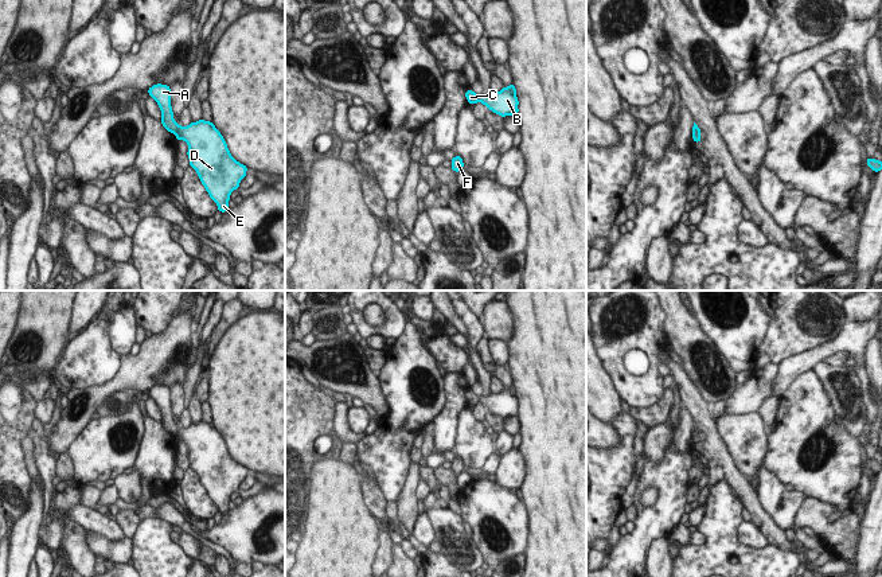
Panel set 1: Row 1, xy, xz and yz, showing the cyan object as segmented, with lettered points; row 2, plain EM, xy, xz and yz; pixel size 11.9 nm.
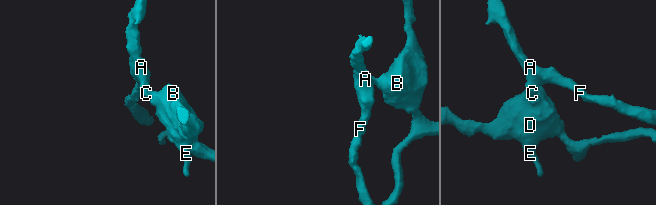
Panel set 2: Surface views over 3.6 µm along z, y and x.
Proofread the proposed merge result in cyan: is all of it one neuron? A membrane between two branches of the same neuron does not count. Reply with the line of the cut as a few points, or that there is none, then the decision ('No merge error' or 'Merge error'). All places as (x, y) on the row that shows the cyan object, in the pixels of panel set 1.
Split along xy (179, 125), (175, 133). Merge error.

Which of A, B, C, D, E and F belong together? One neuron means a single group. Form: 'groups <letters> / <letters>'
groups A C F / B D E

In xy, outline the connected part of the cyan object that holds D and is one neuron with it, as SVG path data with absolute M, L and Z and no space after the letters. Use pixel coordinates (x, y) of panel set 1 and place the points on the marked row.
M199 120L177 126L176 140L188 145L187 156L220 213L229 210L230 194L239 187L247 167L237 161L214 122Z

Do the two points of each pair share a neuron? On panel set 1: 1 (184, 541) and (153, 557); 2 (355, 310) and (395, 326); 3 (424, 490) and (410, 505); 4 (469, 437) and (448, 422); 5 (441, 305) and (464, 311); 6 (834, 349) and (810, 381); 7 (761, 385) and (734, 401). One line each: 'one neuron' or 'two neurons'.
1: two neurons
2: one neuron
3: two neurons
4: two neurons
5: two neurons
6: two neurons
7: one neuron

